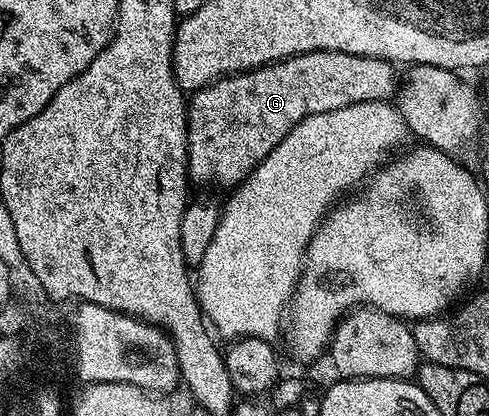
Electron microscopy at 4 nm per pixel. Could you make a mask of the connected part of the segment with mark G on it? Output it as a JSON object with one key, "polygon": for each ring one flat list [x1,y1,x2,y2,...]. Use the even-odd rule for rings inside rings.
{"polygon":[[321,50,320,52,297,54,287,60,278,60,275,64,267,64,263,68,254,68,252,72,239,72,235,76,224,76,222,80,214,80,209,86,194,93,187,105,187,171,190,179,194,183,196,180,199,184,216,184,219,188,227,188,226,190,234,189,242,184,247,175,271,153,273,146,277,146,277,142,281,142,281,138,285,138,285,134,289,134,289,130,293,130,293,126,297,126,297,122,301,122,313,114,325,114,325,110,341,110,341,106,353,106,357,102,390,101,397,92,395,72,397,72,396,65,392,64,390,60,345,54,337,50]]}

